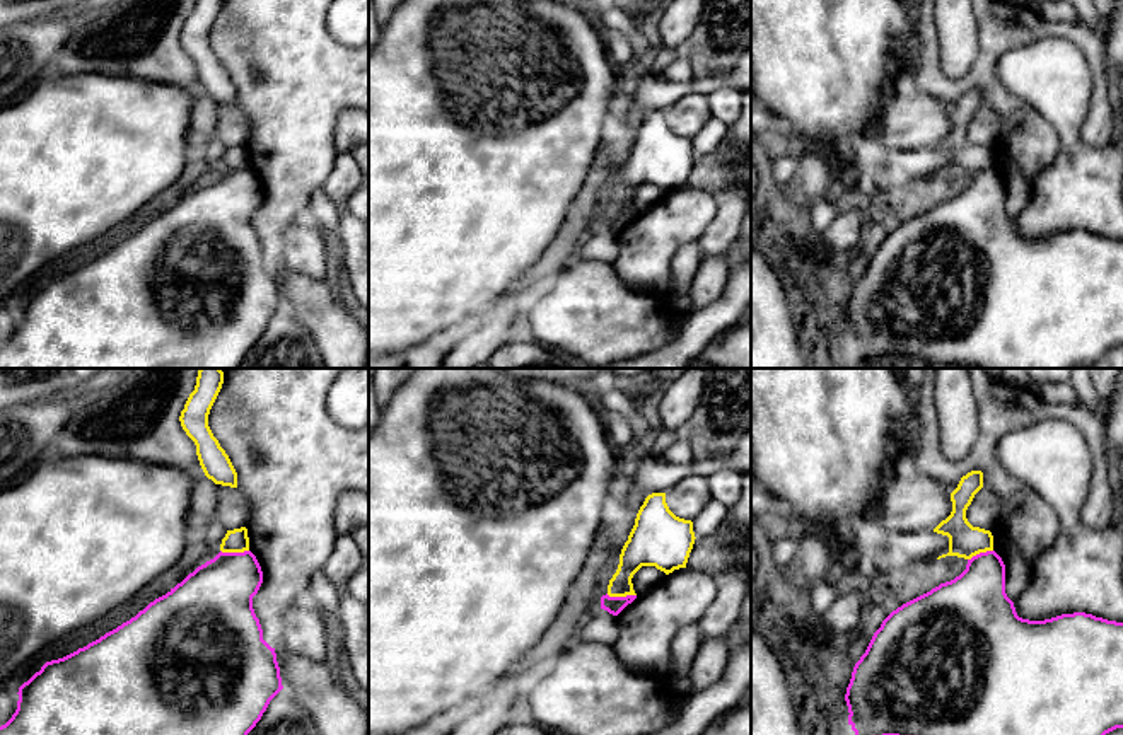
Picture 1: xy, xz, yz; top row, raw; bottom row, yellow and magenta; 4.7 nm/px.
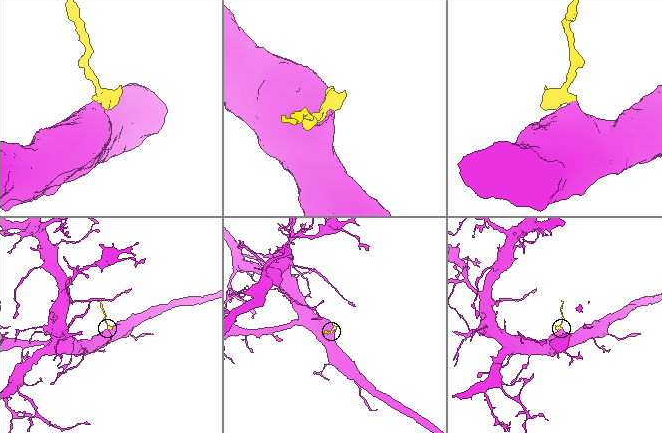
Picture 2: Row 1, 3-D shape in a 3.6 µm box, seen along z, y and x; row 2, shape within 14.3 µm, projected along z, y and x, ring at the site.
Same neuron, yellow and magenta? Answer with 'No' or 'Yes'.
Yes

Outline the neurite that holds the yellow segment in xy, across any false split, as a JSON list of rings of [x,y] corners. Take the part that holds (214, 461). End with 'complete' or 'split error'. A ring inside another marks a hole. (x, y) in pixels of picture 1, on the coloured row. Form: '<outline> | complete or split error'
[[[200,368],[195,391],[189,394],[179,421],[196,445],[200,466],[215,484],[237,488],[237,472],[208,426],[210,409],[222,389],[220,368]]] | complete

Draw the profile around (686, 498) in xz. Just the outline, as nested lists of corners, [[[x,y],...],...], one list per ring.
[[[688,476],[666,491],[669,510],[684,520],[695,520],[712,500],[707,476]]]

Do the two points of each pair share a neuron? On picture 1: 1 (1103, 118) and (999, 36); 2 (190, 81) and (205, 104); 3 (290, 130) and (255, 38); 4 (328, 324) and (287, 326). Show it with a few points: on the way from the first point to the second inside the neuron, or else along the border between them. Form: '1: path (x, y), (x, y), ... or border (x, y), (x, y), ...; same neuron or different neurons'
1: path (1099, 77), (1096, 53), (1076, 33), (1040, 29); same neuron
2: border (205, 94), (195, 99); different neurons
3: path (290, 108), (290, 74), (277, 60); same neuron
4: border (282, 307), (309, 333), (320, 350); different neurons

